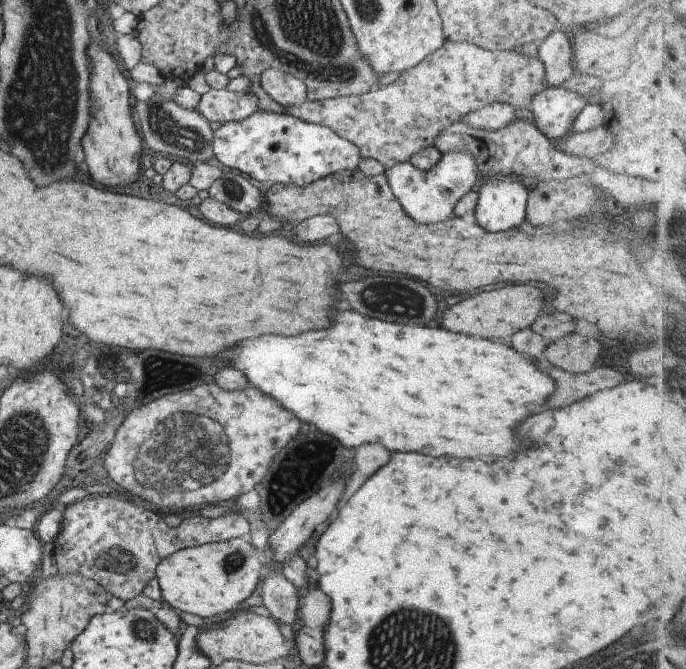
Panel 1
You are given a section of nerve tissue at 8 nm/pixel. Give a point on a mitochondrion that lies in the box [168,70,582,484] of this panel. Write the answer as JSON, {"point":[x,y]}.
{"point":[389,297]}

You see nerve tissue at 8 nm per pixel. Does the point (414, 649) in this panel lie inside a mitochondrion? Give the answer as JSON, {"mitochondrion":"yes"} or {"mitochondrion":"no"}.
{"mitochondrion":"yes"}

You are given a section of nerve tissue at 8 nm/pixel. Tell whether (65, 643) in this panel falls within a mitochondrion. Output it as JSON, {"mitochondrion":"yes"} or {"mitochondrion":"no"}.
{"mitochondrion":"no"}

